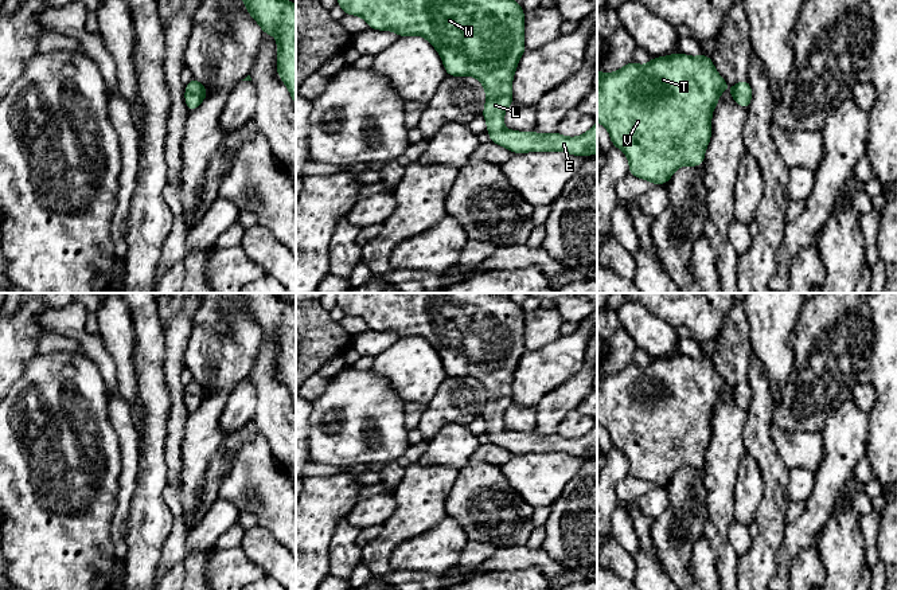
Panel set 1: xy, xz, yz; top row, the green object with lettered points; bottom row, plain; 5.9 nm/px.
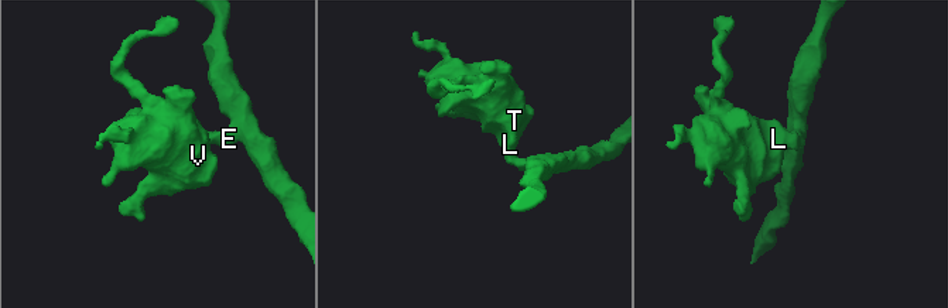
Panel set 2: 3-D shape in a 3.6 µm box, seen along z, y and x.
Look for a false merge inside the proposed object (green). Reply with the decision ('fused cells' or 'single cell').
single cell

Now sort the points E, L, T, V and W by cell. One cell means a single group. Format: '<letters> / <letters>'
E L T V W

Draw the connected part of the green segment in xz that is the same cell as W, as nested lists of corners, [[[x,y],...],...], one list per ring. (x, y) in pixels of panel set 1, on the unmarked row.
[[[336,293],[338,306],[346,316],[363,319],[368,328],[394,332],[399,339],[424,337],[441,356],[446,376],[471,376],[479,380],[487,402],[481,417],[487,422],[490,442],[512,454],[565,453],[586,458],[597,454],[597,421],[582,437],[565,438],[558,433],[539,435],[508,431],[503,426],[512,402],[512,380],[524,347],[524,314],[508,293]]]

